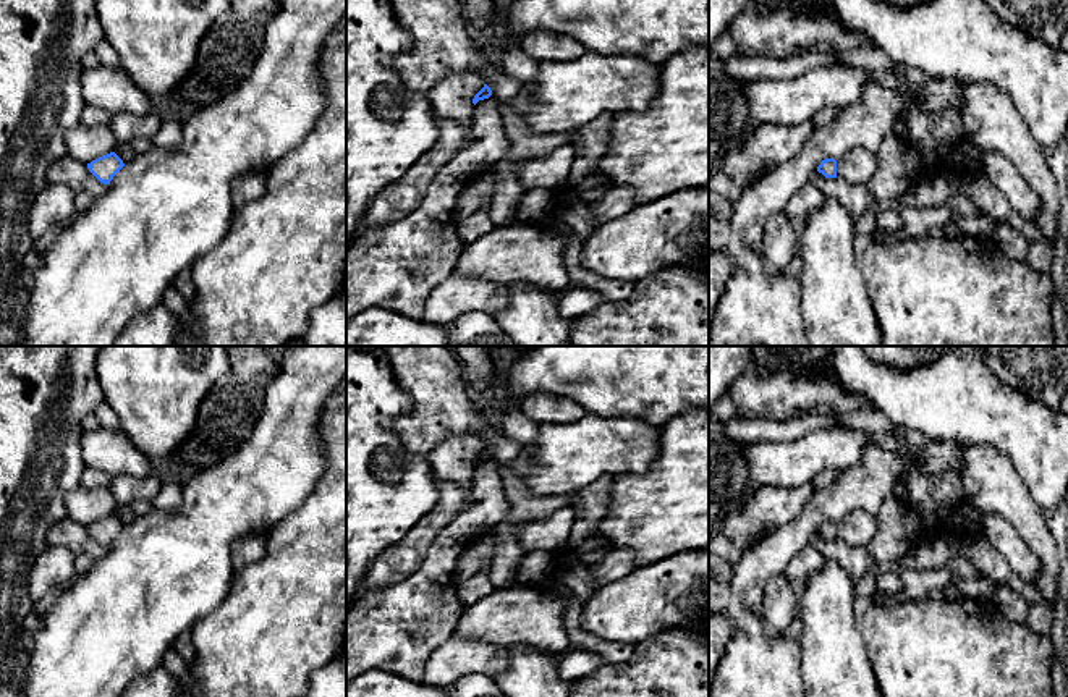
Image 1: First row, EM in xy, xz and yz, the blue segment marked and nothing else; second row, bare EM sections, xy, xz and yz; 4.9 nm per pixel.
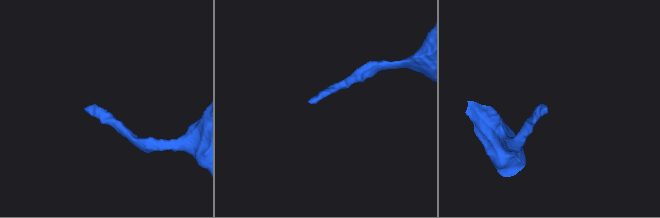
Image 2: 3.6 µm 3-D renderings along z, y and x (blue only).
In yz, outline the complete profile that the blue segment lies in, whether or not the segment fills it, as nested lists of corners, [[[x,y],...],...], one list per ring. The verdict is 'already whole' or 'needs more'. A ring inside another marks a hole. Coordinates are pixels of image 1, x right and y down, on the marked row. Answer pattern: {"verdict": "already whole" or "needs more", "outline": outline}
{"verdict": "needs more", "outline": [[[853,149],[840,158],[825,158],[817,167],[817,171],[825,178],[843,178],[851,184],[864,184],[879,170],[879,155],[866,149]]]}

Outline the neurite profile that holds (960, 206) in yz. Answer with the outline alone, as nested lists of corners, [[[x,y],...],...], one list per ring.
[[[960,192],[953,194],[945,205],[956,217],[971,217],[976,212],[976,207],[969,197],[961,196]]]

